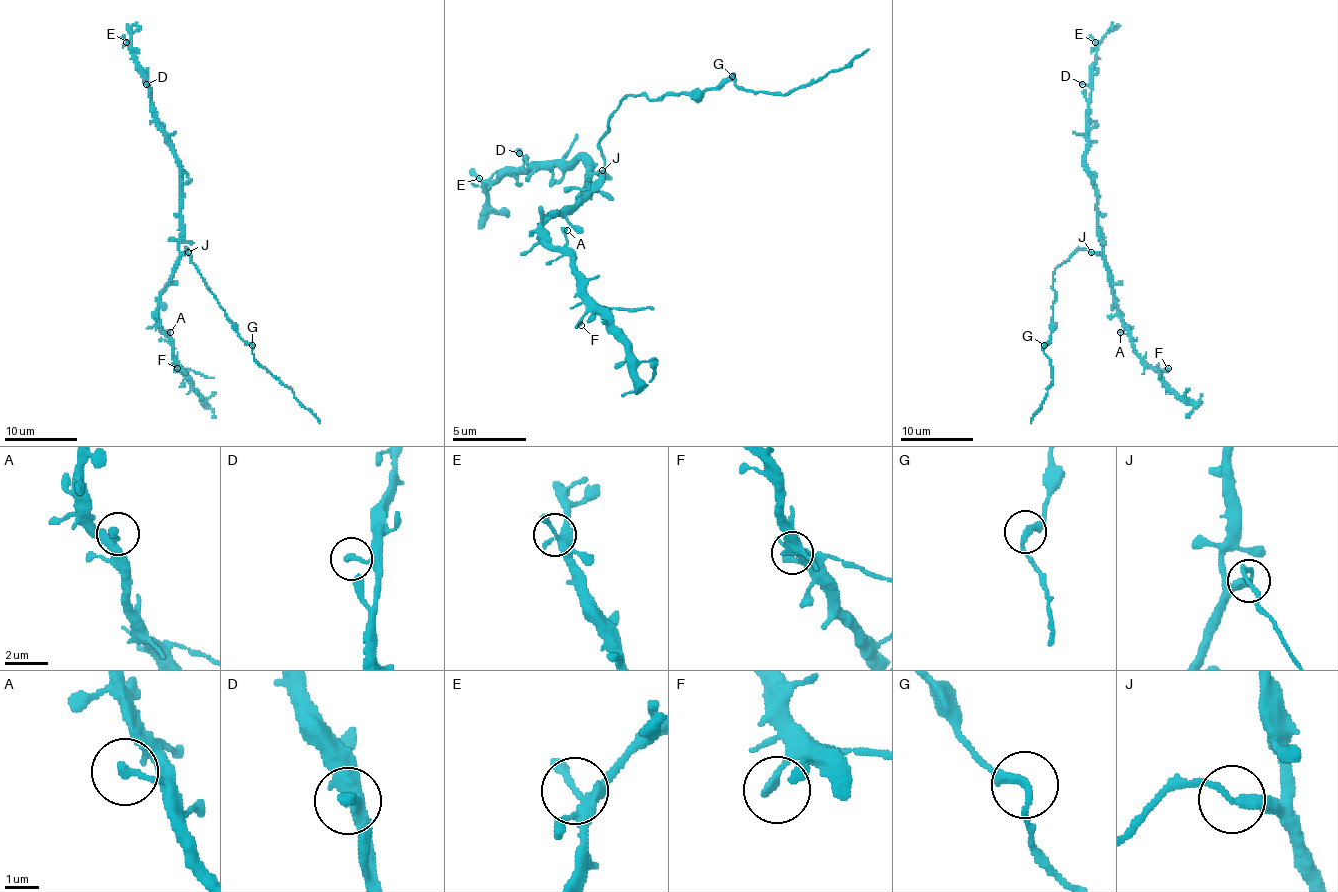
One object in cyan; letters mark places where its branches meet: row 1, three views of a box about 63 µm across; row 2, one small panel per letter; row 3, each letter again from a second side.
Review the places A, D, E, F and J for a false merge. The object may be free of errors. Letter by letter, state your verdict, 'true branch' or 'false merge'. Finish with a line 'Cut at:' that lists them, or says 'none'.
A: true branch
D: true branch
E: true branch
F: true branch
J: false merge
Cut at: J

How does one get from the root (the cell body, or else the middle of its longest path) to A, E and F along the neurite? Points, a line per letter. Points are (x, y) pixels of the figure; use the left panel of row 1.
A: (183, 252), (172, 281), (161, 295), (159, 325), (168, 334), (170, 332)
E: (183, 252), (179, 250), (181, 171), (175, 162), (175, 150), (159, 122), (148, 75), (126, 42)
F: (183, 252), (172, 281), (161, 295), (159, 308), (159, 326), (172, 346), (172, 357), (177, 368)

